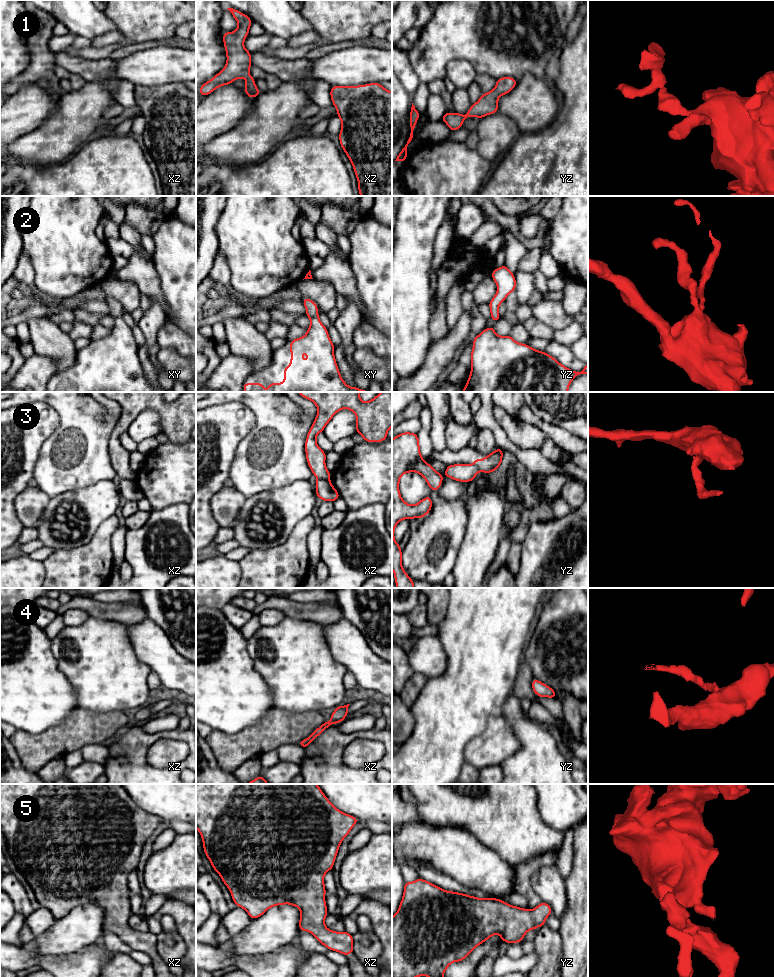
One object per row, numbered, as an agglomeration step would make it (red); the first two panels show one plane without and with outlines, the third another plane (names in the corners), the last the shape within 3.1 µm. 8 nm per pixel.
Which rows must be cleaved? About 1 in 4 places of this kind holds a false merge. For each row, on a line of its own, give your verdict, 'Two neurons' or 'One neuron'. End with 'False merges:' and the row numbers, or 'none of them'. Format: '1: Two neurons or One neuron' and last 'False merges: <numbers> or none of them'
1: One neuron
2: One neuron
3: Two neurons
4: One neuron
5: One neuron
False merges: 3

